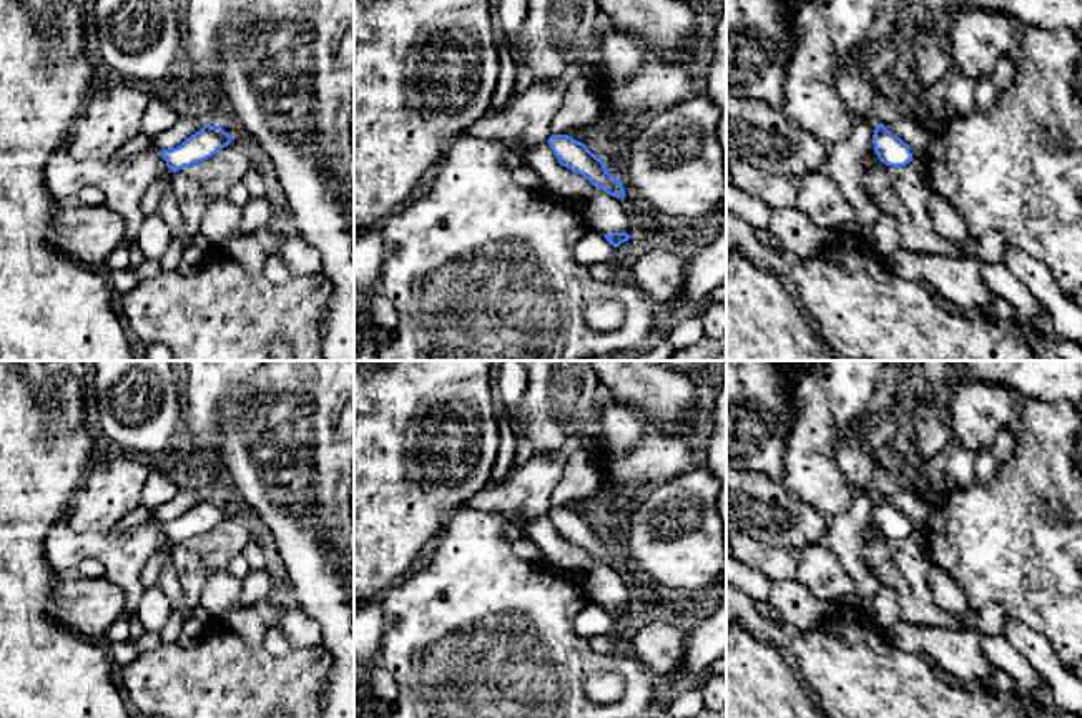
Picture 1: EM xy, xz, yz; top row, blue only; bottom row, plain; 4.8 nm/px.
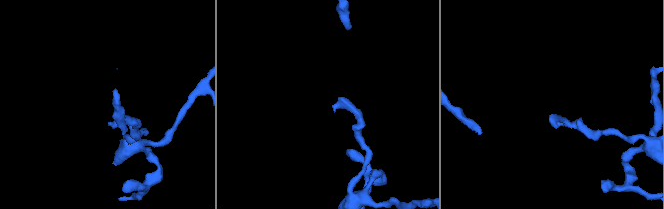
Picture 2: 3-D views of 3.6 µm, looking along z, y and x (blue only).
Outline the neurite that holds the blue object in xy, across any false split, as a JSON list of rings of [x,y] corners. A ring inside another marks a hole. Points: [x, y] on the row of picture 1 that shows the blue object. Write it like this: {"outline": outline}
{"outline": [[[204,125],[199,131],[186,138],[173,150],[161,150],[166,166],[176,173],[186,166],[201,163],[224,146],[231,145],[231,136],[221,126]]]}

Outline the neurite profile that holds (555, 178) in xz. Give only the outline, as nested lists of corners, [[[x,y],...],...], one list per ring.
[[[548,143],[530,151],[527,155],[527,165],[539,175],[545,191],[553,196],[563,193],[582,194],[593,186],[582,175],[562,166]]]

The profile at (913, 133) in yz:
[[[889,116],[883,125],[909,146],[914,160],[927,160],[934,138],[919,121],[914,118]]]

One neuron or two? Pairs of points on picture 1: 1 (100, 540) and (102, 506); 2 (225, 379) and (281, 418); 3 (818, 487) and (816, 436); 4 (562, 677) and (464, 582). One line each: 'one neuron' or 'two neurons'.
1: two neurons
2: two neurons
3: one neuron
4: one neuron

